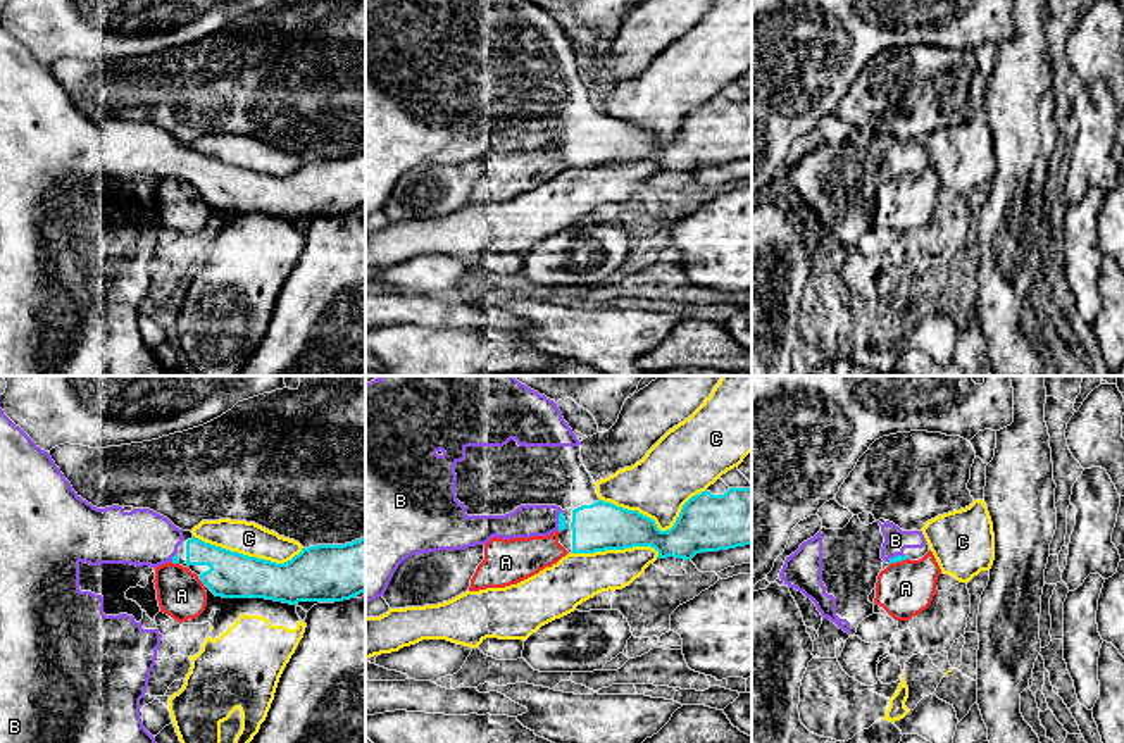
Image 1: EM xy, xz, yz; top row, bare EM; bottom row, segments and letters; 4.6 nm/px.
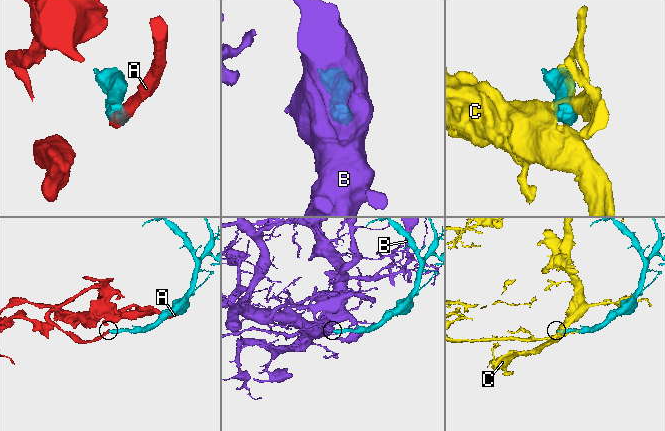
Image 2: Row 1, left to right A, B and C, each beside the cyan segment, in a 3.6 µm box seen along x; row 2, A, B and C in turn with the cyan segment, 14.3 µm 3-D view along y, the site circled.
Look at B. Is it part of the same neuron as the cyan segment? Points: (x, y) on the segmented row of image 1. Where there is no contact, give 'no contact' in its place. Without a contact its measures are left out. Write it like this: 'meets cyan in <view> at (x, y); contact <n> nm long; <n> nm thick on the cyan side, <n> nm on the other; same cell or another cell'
meets cyan in xz at (559, 521); contact 100 nm long; 40 nm thick on the cyan side, 150 nm on the other; same cell

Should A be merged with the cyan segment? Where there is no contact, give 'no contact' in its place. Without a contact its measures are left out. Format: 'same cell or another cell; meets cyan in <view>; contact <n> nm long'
another cell; meets cyan in yz; contact 90 nm long

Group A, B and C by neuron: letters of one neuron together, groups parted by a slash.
A / B / C

